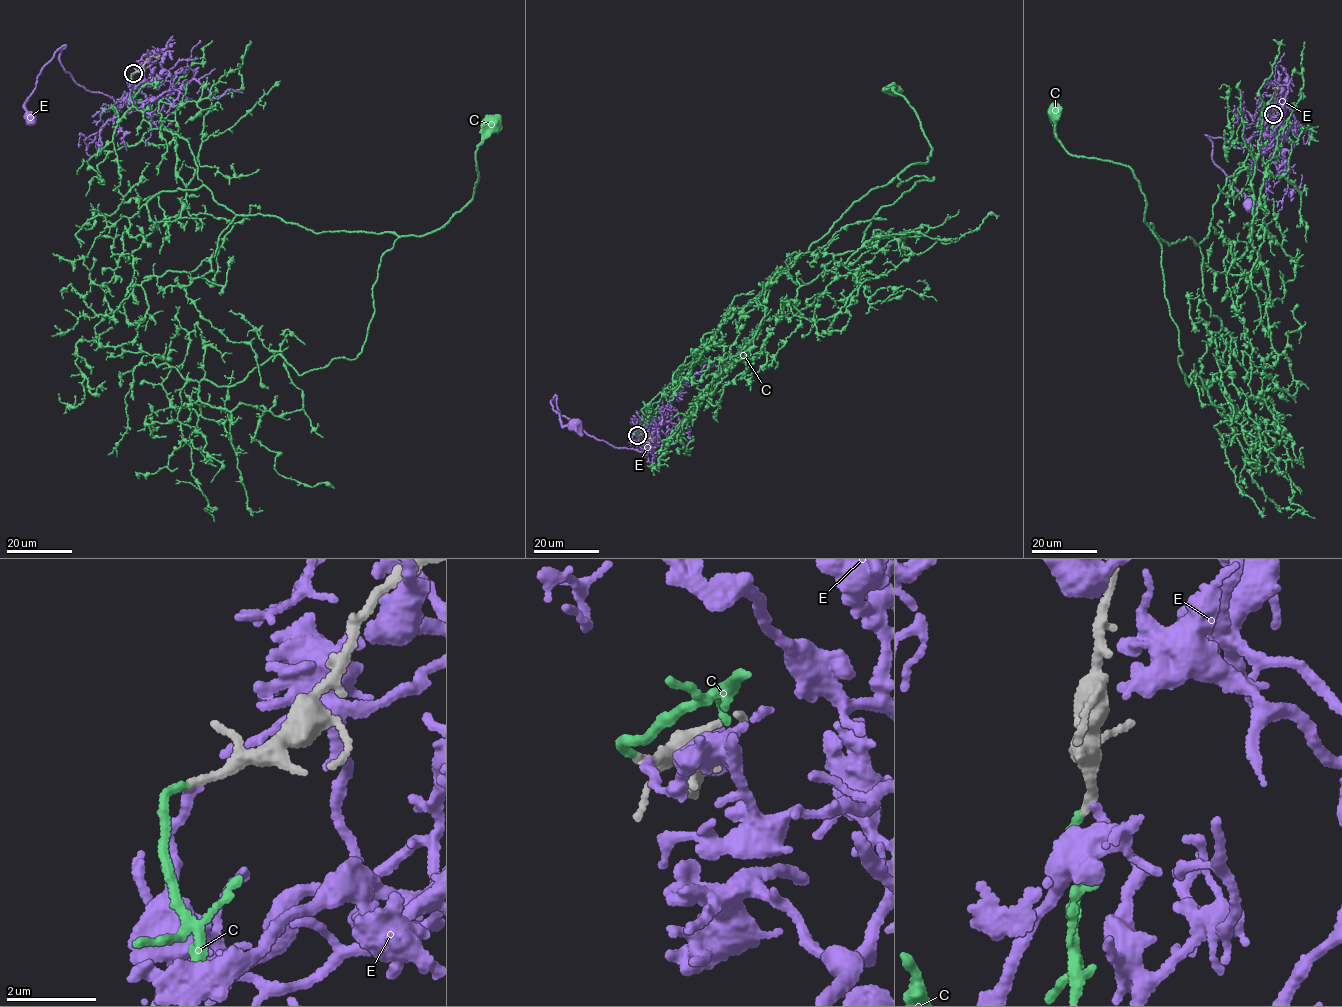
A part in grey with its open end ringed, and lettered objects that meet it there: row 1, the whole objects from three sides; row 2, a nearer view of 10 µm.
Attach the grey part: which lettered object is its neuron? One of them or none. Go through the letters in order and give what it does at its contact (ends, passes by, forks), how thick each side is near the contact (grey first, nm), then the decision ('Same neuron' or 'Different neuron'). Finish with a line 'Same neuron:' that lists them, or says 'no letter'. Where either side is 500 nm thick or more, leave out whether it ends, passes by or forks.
C: It ends there. Thickness 190 nm (grey) against 160 nm. Same neuron
E: It ends there. Thickness 200 nm (grey) against 180 nm. Different neuron
Same neuron: C

